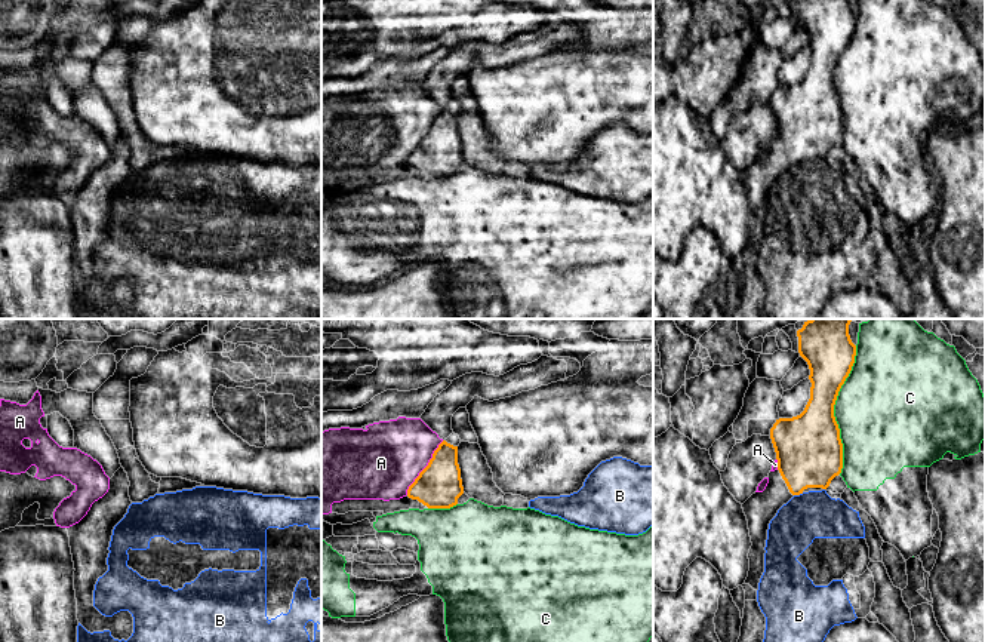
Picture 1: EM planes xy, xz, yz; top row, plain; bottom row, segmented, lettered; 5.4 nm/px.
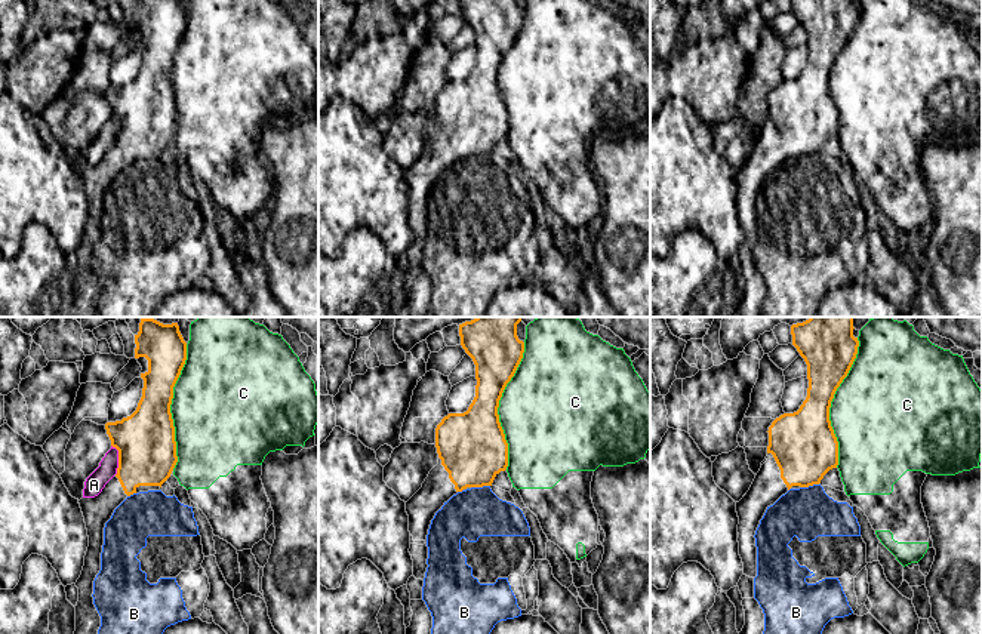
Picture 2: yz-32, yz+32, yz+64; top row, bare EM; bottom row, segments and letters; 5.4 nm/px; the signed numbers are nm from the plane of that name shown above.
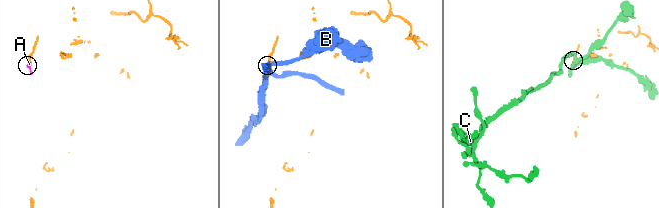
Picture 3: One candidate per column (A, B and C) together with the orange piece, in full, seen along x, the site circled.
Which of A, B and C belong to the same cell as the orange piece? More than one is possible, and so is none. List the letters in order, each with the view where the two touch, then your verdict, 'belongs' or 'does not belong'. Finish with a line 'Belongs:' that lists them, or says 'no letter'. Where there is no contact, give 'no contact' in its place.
A: meets orange in xz; does not belong
B: meets orange in yz; does not belong
C: meets orange in yz; does not belong
Belongs: no letter

